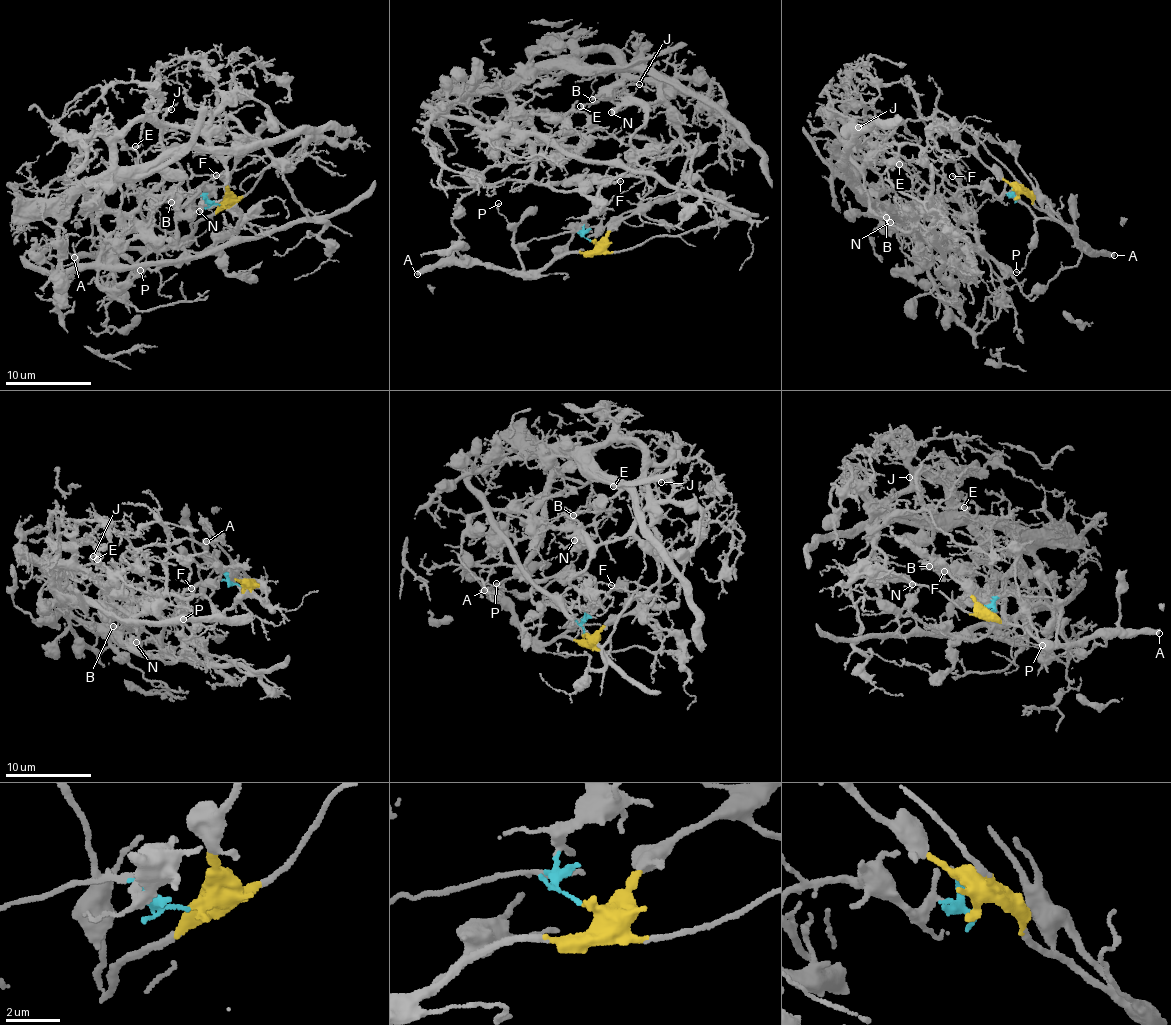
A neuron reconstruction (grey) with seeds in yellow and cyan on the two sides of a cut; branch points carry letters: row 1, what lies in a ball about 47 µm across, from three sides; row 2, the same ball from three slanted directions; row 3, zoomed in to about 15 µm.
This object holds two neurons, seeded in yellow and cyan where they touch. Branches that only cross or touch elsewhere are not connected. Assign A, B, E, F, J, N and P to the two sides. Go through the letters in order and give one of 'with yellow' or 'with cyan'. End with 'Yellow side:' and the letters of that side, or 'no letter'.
A: with yellow
B: with cyan
E: with cyan
F: with cyan
J: with cyan
N: with cyan
P: with yellow
Yellow side: A, P

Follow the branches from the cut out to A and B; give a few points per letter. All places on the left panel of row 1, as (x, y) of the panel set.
A: (221, 203), (198, 219), (188, 236), (151, 249), (78, 254), (73, 258)
B: (219, 205), (197, 187), (159, 249), (78, 189), (104, 180), (117, 140), (152, 121), (179, 182), (171, 203)

